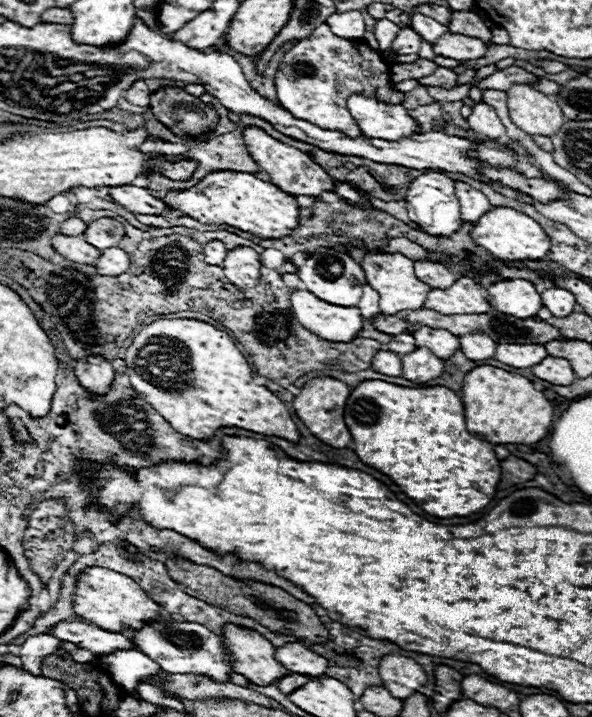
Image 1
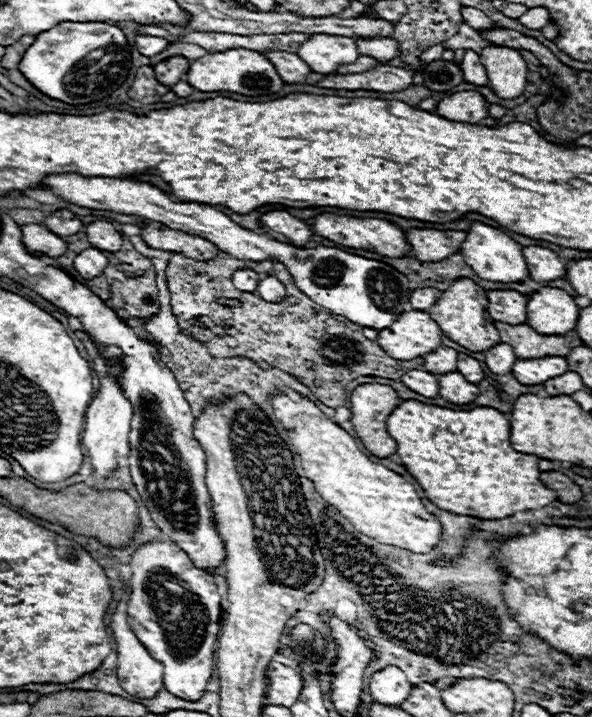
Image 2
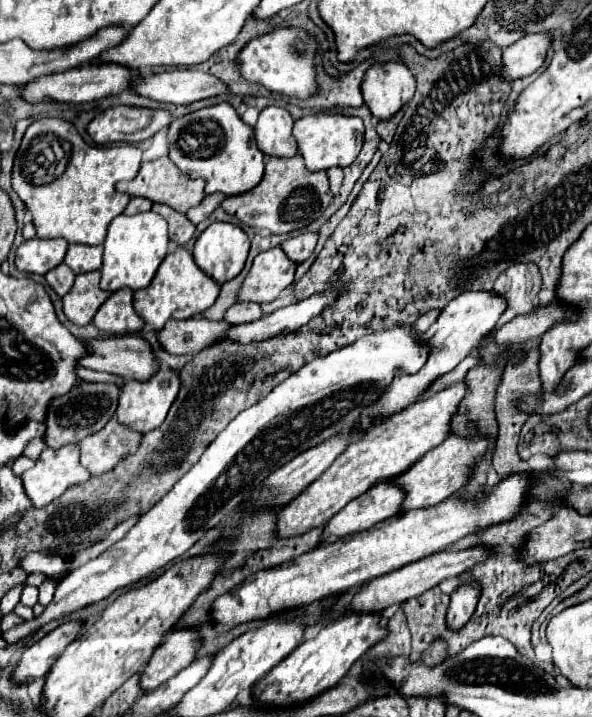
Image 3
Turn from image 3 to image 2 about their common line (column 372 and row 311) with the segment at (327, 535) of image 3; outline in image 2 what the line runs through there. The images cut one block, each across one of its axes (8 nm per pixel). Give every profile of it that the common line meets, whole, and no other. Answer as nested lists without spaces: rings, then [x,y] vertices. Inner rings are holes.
[[[488,290],[488,314],[492,320],[508,324],[526,324],[526,296],[516,290]]]

